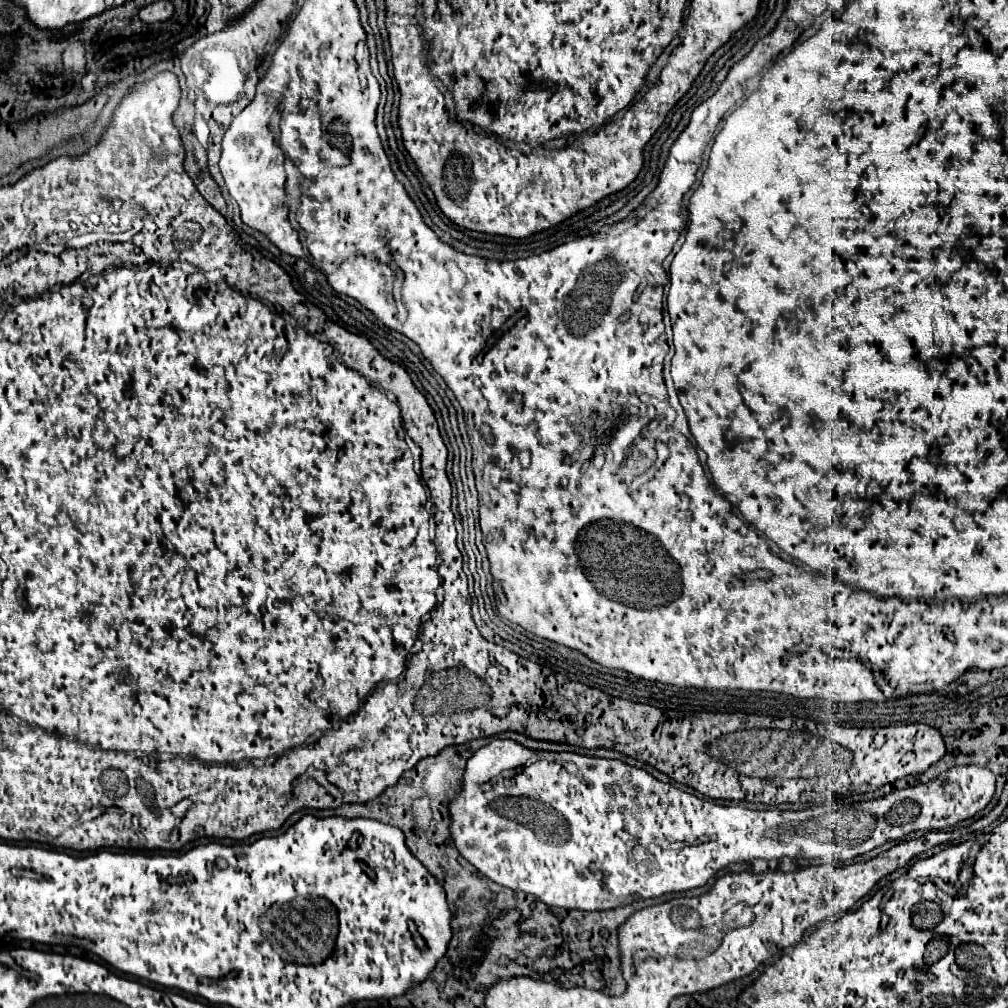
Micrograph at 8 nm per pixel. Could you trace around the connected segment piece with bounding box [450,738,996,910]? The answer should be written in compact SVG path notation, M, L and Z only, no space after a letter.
M496 738L466 762L462 792L450 802L450 830L460 854L500 886L532 894L556 908L612 910L636 900L704 886L722 868L756 858L778 860L788 856L794 860L818 858L824 862L846 862L890 840L900 840L910 832L944 830L972 818L986 808L994 792L996 778L988 768L956 766L928 784L896 790L878 800L856 802L846 810L820 812L814 806L802 812L756 812L698 798L622 760L576 752L532 750L516 740Z

